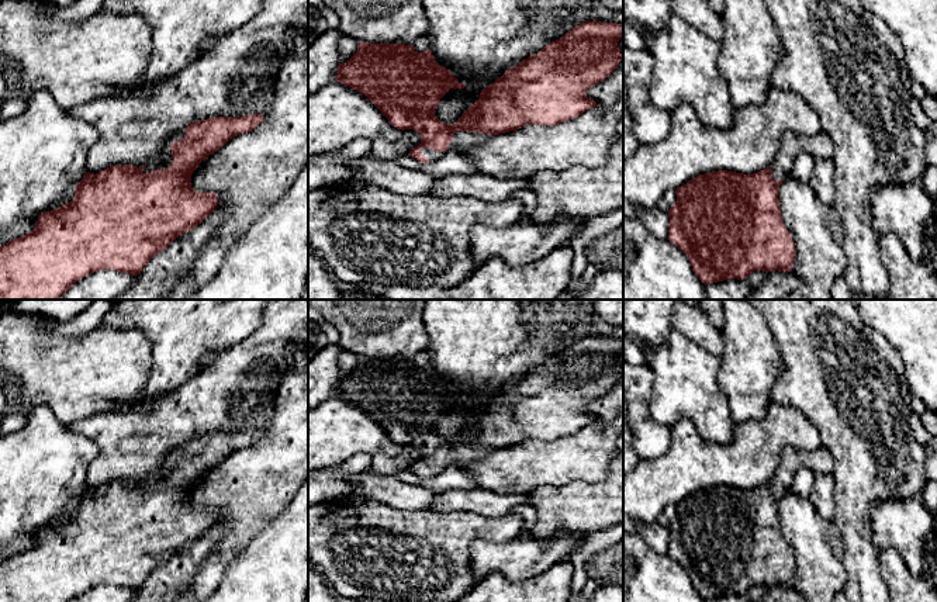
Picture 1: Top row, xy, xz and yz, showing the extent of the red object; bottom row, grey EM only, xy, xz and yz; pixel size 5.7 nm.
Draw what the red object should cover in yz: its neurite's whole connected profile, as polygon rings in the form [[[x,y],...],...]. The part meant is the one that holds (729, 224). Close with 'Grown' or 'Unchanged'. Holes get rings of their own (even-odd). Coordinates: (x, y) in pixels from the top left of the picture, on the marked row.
[[[788,131],[782,135],[777,156],[770,167],[753,174],[727,170],[710,172],[691,179],[675,190],[677,201],[668,211],[670,228],[667,239],[687,255],[692,270],[705,286],[727,278],[744,280],[754,270],[765,273],[775,270],[792,271],[796,249],[781,217],[778,190],[791,174],[799,152],[798,136]]]. Grown

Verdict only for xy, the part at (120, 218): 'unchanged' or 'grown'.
grown

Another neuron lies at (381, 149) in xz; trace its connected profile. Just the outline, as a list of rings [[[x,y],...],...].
[[[404,129],[397,142],[378,139],[373,142],[370,159],[397,162],[407,156],[409,150],[421,143],[421,135],[414,129]]]

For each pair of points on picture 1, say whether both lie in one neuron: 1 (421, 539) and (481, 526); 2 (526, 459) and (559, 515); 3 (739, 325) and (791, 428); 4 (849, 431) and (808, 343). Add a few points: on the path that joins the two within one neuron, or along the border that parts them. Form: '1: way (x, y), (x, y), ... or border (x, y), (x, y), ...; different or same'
1: way (436, 539), (445, 539), (456, 530), (466, 528); same
2: border (574, 480), (562, 485), (538, 485), (531, 494); different
3: border (773, 401), (763, 417), (744, 421); different
4: way (849, 410), (849, 384), (829, 364); same

